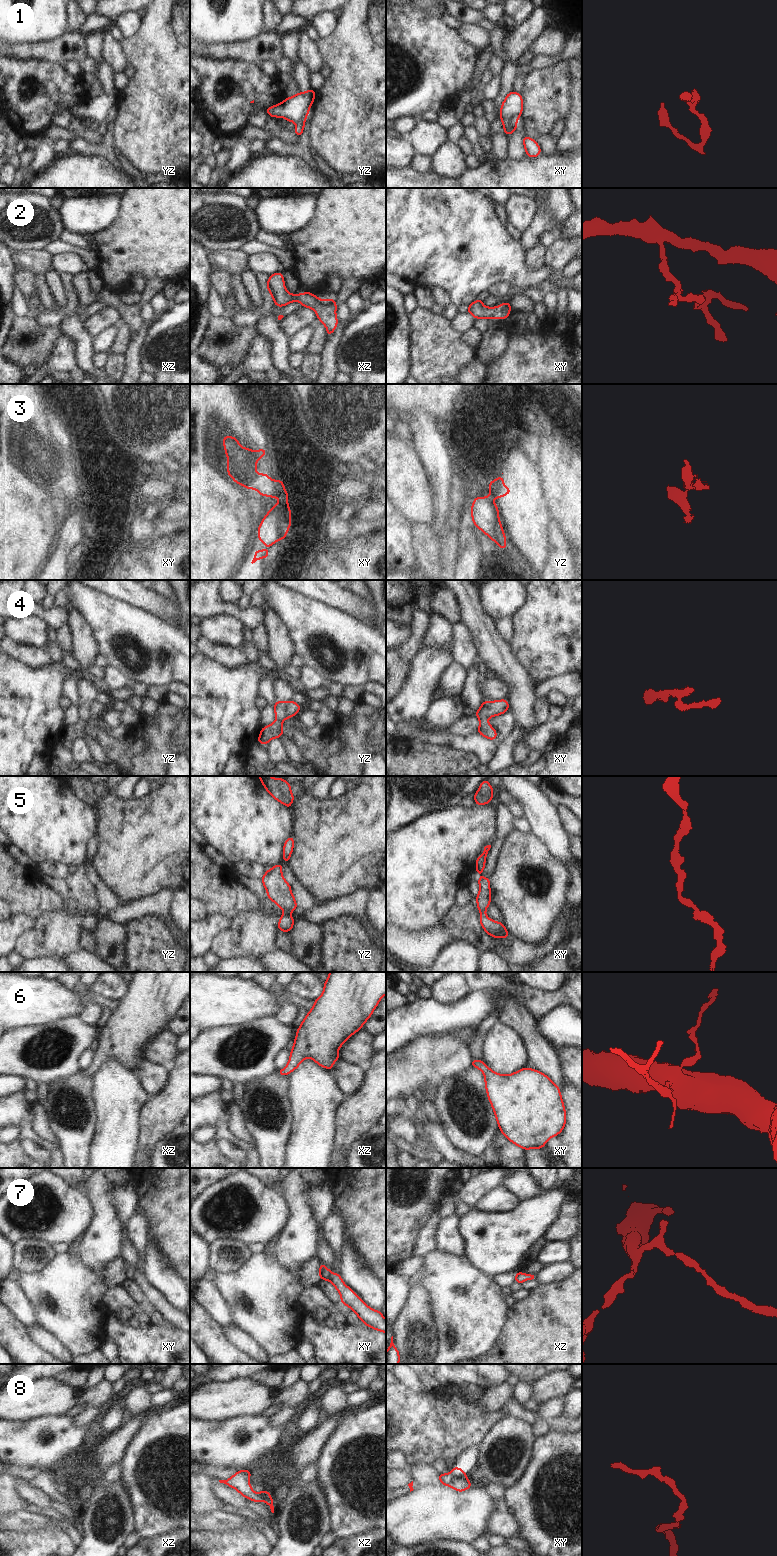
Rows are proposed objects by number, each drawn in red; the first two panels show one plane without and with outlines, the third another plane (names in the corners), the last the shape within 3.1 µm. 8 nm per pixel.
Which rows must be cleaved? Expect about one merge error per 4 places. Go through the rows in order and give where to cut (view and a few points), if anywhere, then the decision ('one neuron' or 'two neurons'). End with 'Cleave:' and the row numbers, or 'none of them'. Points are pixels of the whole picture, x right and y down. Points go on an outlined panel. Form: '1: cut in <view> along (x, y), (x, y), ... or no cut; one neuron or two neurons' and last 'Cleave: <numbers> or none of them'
1: no cut; one neuron
2: no cut; one neuron
3: cut in xy along (280, 502), (287, 506); two neurons
4: no cut; one neuron
5: no cut; one neuron
6: no cut; one neuron
7: no cut; one neuron
8: cut in xy along (461, 1470), (453, 1477), (449, 1485); two neurons
Cleave: 3, 8

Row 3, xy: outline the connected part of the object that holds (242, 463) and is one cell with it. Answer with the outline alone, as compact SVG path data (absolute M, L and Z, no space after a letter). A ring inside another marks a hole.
M224 436L222 444L226 451L224 454L229 458L227 473L235 483L246 489L256 489L259 495L279 498L281 504L288 506L288 492L284 489L281 480L271 480L267 473L258 474L256 471L257 460L263 458L267 449L254 451L243 448L236 437Z

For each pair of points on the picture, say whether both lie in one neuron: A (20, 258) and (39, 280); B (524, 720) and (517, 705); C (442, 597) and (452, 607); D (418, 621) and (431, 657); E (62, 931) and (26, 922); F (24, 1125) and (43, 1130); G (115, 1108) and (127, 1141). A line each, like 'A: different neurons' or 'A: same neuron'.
A: different neurons
B: same neuron
C: same neuron
D: different neurons
E: different neurons
F: different neurons
G: same neuron

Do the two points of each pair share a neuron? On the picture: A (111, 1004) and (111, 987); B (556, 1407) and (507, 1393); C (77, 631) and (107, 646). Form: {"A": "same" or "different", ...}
{"A": "different", "B": "different", "C": "different"}

